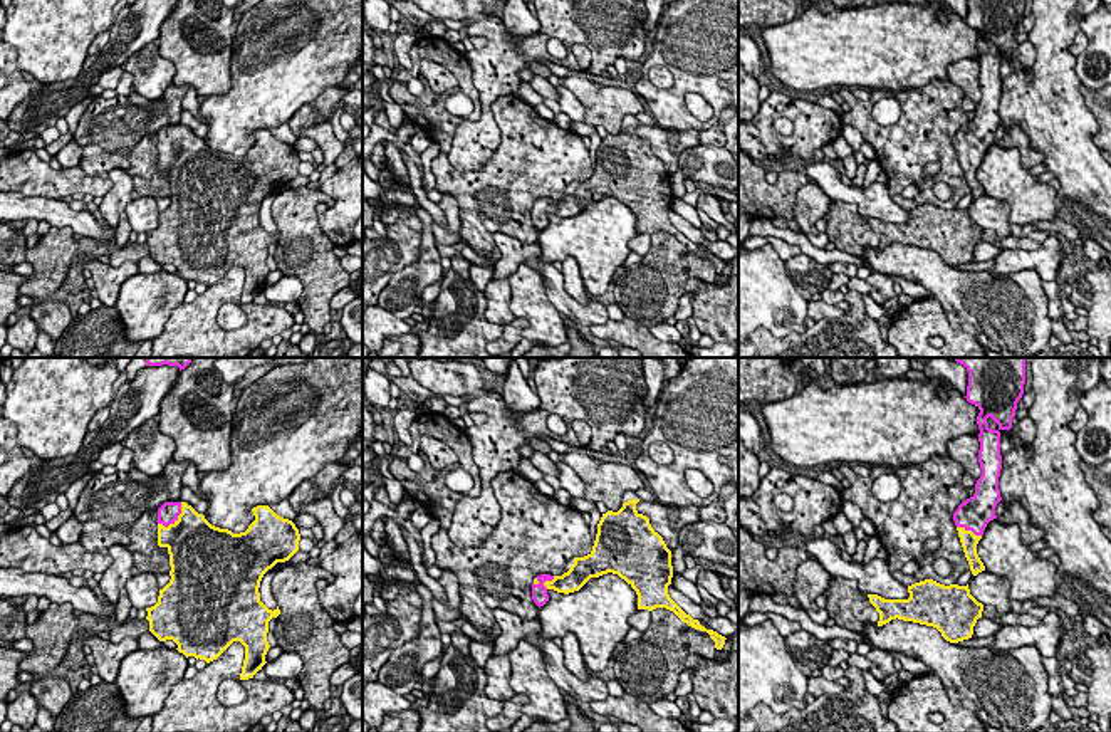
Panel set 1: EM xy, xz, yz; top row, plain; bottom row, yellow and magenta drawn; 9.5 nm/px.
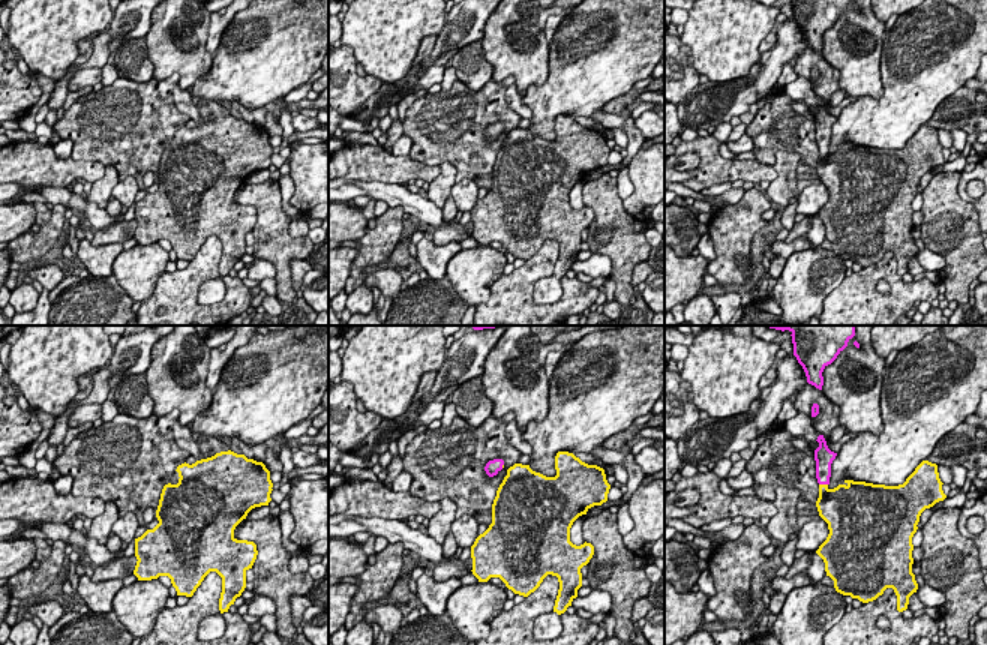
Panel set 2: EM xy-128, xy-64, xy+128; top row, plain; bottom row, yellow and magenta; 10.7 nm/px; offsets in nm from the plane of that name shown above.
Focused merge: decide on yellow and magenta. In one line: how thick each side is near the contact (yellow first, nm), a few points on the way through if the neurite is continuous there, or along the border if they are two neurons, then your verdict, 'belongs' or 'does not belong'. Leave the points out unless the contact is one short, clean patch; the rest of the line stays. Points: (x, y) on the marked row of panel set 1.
calibres 500 and 200 nm; way xy (192, 541), (175, 521), (168, 512); belongs

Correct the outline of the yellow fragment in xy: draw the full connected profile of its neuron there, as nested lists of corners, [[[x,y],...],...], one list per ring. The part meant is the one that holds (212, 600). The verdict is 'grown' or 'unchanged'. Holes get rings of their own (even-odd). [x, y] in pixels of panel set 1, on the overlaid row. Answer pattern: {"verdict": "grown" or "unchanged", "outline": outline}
{"verdict": "grown", "outline": [[[164,502],[158,509],[158,546],[170,554],[170,583],[159,589],[158,603],[146,608],[149,631],[159,640],[173,640],[186,658],[206,663],[216,660],[233,641],[245,646],[240,680],[253,678],[267,663],[269,621],[280,614],[260,601],[260,581],[277,562],[289,561],[299,551],[300,534],[295,524],[277,515],[269,505],[252,509],[255,520],[245,532],[211,525],[186,502]]]}

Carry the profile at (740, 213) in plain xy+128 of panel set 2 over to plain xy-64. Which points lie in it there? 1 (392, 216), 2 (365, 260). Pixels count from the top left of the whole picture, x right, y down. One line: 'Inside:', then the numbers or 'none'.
Inside: 1, 2

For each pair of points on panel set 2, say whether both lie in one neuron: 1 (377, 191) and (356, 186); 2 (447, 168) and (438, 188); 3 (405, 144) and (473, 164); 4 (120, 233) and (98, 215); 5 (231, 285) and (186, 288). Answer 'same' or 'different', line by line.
1: same
2: same
3: different
4: different
5: same

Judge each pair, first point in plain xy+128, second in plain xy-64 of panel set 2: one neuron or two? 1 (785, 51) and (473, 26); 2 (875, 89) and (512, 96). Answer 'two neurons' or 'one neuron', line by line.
1: one neuron
2: two neurons

